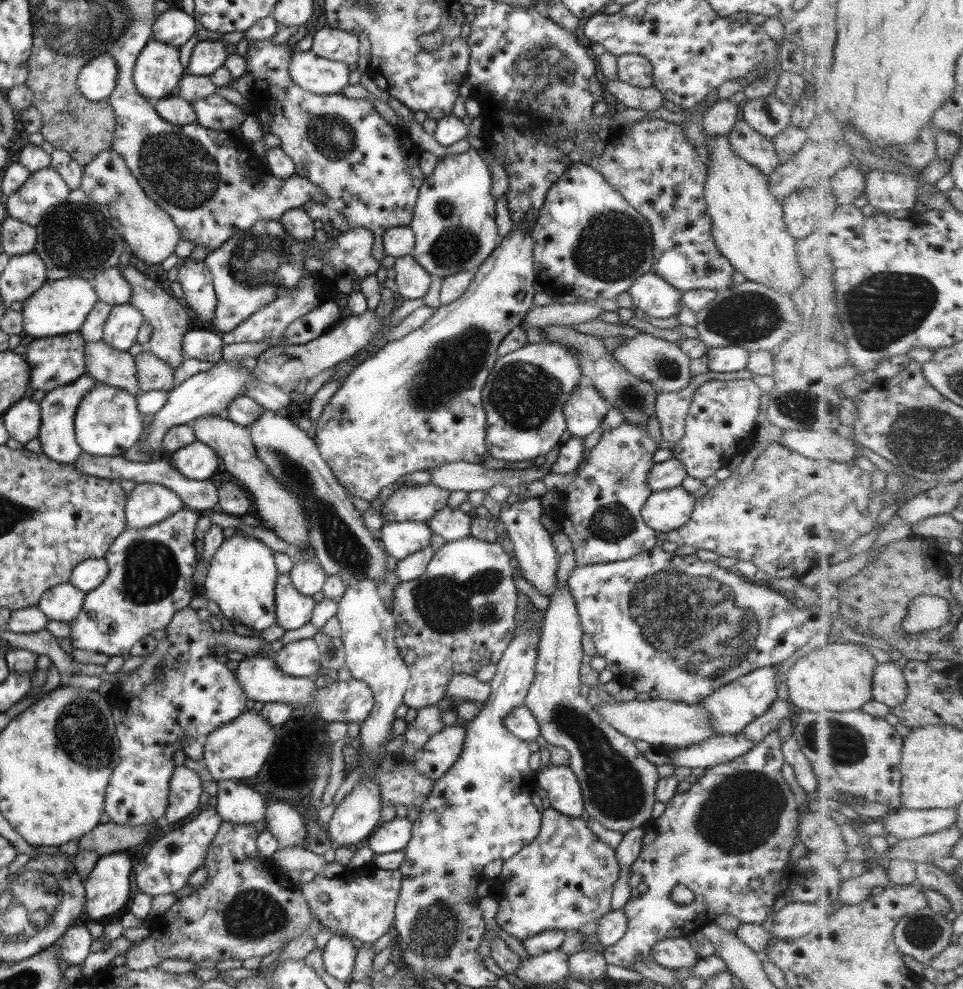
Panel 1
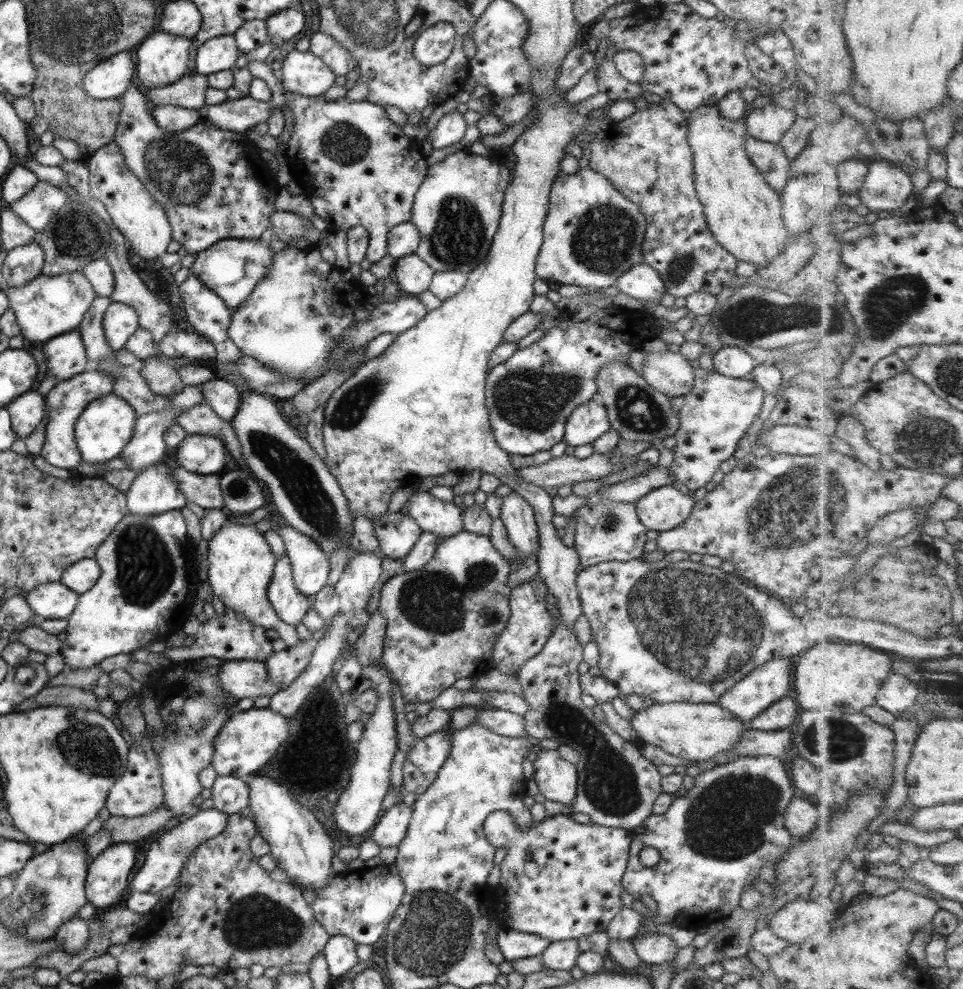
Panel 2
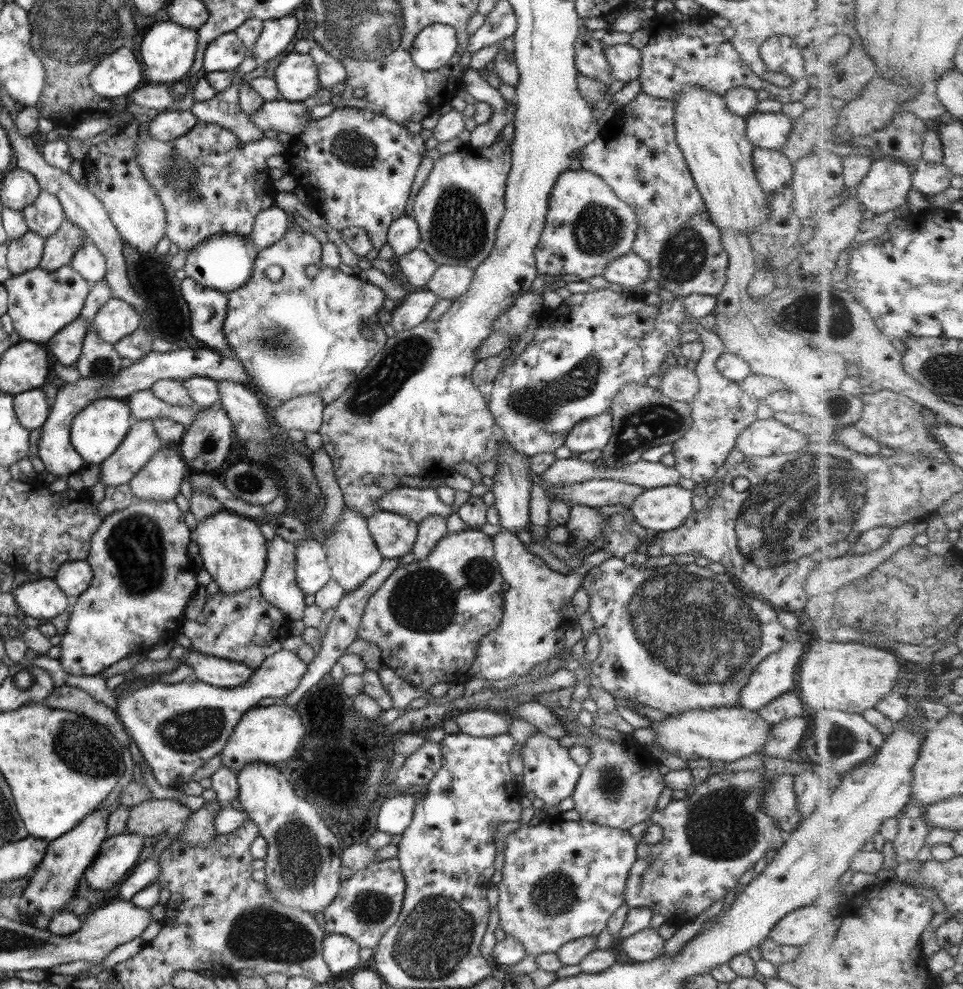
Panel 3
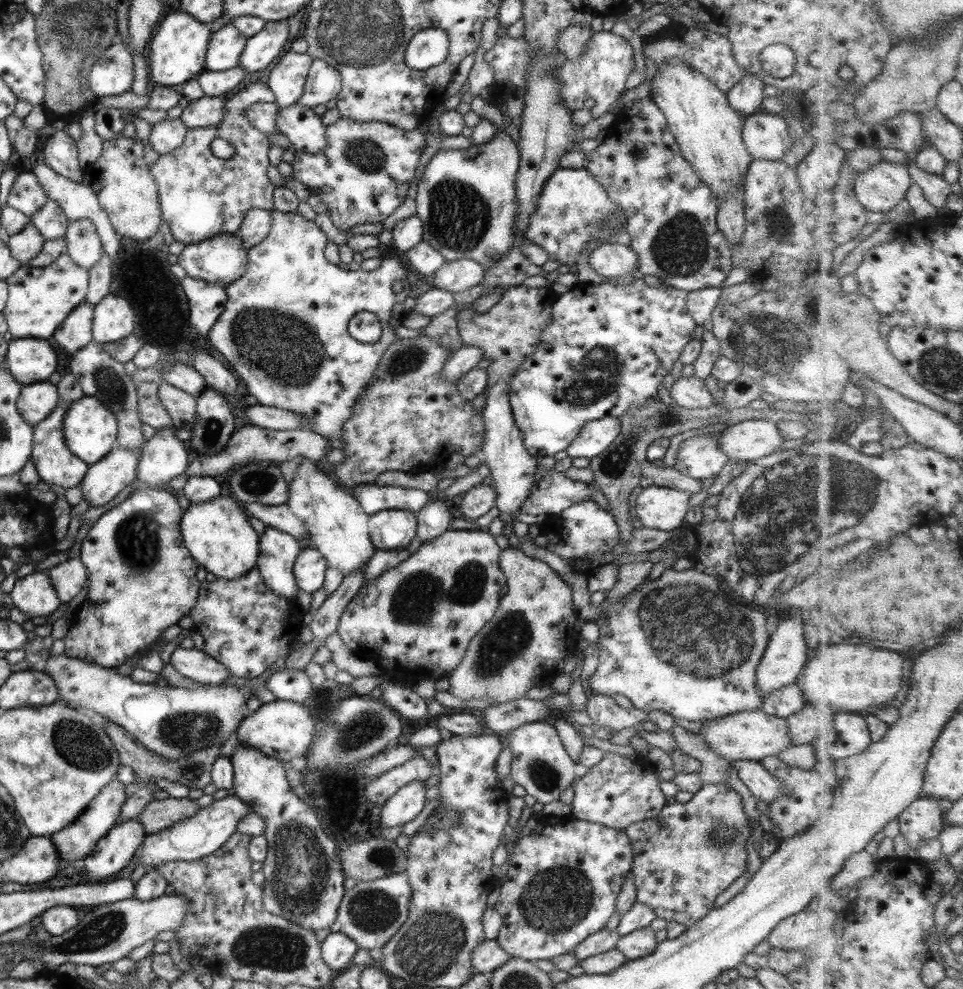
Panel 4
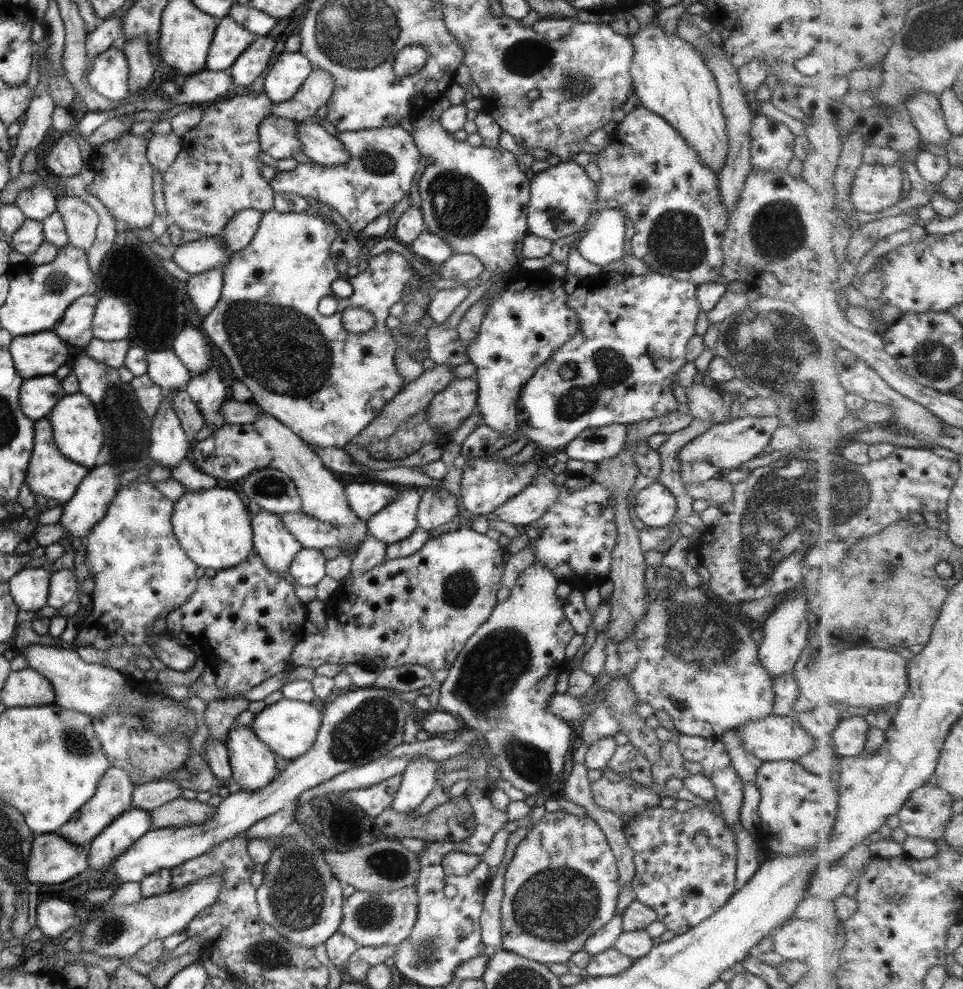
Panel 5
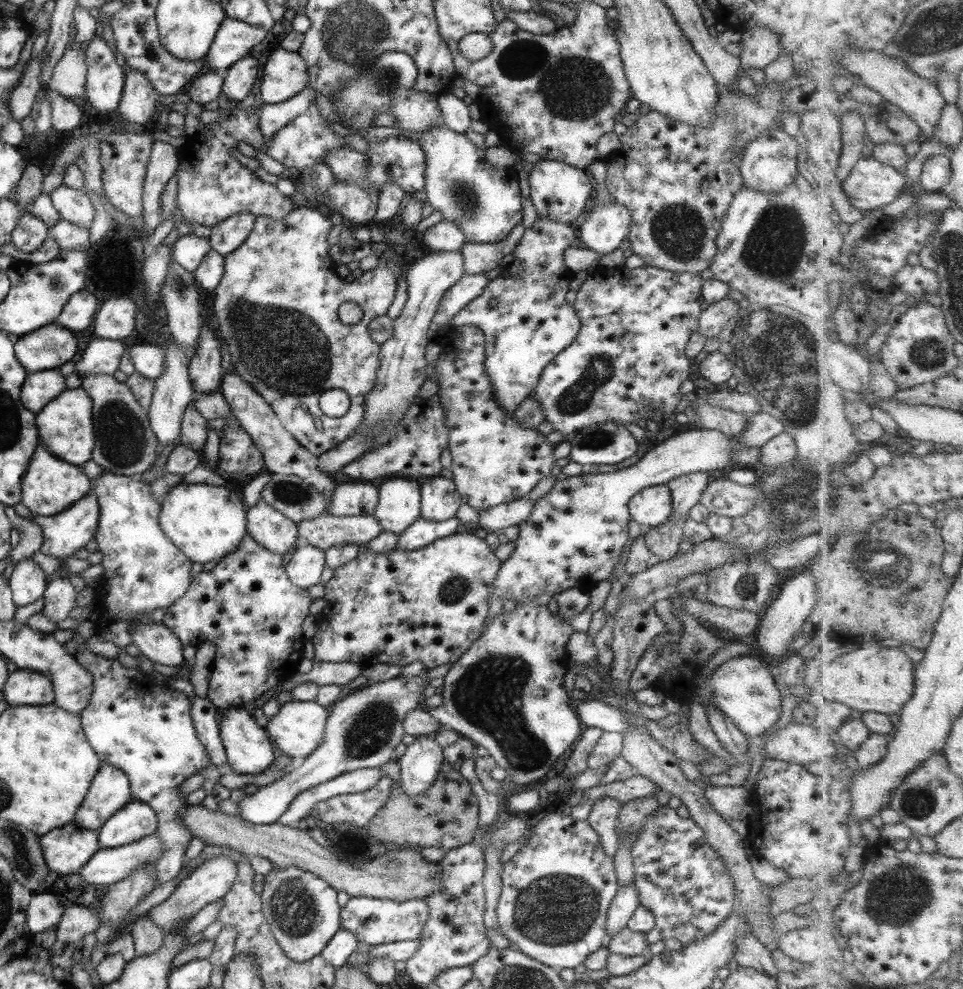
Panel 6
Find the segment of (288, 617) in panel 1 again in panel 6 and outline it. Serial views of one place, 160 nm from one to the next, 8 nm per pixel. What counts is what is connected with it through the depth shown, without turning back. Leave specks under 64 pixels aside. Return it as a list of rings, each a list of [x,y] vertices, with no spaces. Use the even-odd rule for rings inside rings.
[[[263,499],[246,511],[246,534],[269,552],[281,556],[290,546],[299,545],[297,525]]]

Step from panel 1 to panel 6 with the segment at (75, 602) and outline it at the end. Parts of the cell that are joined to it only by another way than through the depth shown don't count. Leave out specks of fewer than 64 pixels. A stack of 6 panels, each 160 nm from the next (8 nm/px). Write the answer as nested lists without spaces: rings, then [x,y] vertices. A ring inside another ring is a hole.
[[[31,557],[20,559],[14,562],[14,565],[8,585],[13,604],[21,607],[42,596],[46,587],[46,575]]]

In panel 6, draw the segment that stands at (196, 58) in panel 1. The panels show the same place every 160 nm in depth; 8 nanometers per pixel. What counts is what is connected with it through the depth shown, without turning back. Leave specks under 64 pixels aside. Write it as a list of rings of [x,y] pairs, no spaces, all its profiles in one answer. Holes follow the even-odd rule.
[[[226,16],[209,45],[205,56],[206,69],[228,69],[236,60],[243,58],[247,50],[259,44],[263,36],[265,30],[262,28]]]

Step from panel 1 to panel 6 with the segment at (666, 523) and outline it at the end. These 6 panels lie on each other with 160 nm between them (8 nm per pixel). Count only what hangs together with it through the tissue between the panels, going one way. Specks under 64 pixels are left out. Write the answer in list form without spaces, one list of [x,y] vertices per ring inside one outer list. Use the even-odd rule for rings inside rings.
[[[666,484],[641,489],[628,502],[628,514],[642,529],[666,522],[671,510],[670,490]]]

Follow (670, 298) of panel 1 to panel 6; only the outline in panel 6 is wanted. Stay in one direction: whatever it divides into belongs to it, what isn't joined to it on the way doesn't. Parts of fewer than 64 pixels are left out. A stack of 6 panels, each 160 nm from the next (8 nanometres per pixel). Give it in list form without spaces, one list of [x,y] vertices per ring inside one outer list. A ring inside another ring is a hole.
[[[592,197],[590,205],[576,223],[577,241],[603,256],[617,249],[628,235],[630,223],[627,208],[617,202],[598,204]]]

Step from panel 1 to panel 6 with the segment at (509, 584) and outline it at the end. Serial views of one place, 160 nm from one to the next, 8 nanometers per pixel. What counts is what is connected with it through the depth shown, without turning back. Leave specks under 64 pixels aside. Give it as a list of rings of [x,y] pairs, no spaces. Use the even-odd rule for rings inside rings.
[[[462,529],[445,538],[438,538],[431,542],[431,544],[419,549],[393,549],[386,553],[372,553],[360,546],[357,556],[354,556],[353,560],[335,567],[331,578],[324,584],[322,598],[325,600],[325,606],[321,614],[317,617],[317,631],[315,631],[314,636],[309,640],[314,650],[312,662],[351,662],[351,664],[357,664],[363,668],[375,663],[399,665],[401,667],[411,664],[411,662],[419,662],[426,670],[444,664],[450,666],[469,649],[469,646],[481,634],[489,608],[488,594],[492,589],[493,577],[497,574],[499,567],[499,559],[493,555],[493,551],[489,549],[484,539],[479,539],[472,532]]]

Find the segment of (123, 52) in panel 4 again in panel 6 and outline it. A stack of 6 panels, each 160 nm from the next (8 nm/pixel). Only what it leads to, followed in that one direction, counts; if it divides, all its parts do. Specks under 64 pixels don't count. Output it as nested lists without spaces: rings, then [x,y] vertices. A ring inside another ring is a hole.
[[[99,32],[84,45],[86,66],[82,97],[98,112],[111,112],[113,117],[124,85],[123,65],[115,58]]]

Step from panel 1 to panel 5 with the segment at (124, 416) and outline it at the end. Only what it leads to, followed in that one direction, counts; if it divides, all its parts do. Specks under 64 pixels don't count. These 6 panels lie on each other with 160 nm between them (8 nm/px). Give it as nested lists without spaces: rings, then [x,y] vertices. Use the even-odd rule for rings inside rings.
[[[79,391],[63,395],[49,410],[46,417],[49,421],[52,439],[57,450],[70,461],[80,464],[88,470],[99,463],[98,452],[101,448],[101,424],[97,421],[97,413],[91,401]]]

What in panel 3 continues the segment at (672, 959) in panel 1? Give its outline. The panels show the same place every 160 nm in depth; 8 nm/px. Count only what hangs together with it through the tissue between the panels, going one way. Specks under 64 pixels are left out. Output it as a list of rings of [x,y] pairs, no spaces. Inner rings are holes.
[[[648,926],[621,939],[619,946],[627,958],[631,958],[635,963],[640,963],[661,955],[664,949],[664,940],[657,935],[655,929]]]

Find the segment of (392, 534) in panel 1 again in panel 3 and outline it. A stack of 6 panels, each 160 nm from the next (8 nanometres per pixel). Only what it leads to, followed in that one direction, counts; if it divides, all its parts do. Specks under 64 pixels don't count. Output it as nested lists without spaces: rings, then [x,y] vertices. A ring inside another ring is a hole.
[[[375,511],[366,519],[370,537],[384,559],[397,559],[412,549],[418,526],[397,513]]]

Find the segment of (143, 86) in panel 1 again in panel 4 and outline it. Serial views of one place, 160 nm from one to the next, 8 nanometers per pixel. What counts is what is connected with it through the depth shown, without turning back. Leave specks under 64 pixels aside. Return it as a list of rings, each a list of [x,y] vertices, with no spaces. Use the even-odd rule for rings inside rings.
[[[181,9],[166,12],[159,20],[147,46],[148,80],[152,85],[184,86],[188,80],[195,78],[204,70],[204,58],[211,34],[207,23],[194,19],[188,12]]]

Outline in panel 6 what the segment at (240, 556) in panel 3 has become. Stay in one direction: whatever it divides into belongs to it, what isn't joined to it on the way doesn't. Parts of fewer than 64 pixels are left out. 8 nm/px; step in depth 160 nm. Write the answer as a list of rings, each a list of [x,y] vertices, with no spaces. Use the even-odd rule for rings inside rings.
[[[179,483],[159,500],[157,522],[166,539],[190,561],[216,563],[226,552],[237,548],[241,537],[246,535],[246,506],[241,502],[231,488]]]

